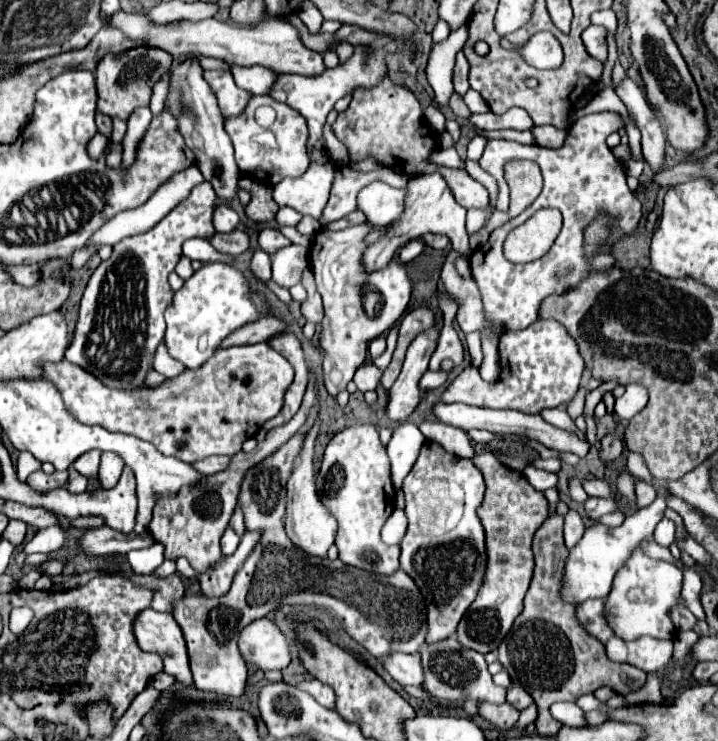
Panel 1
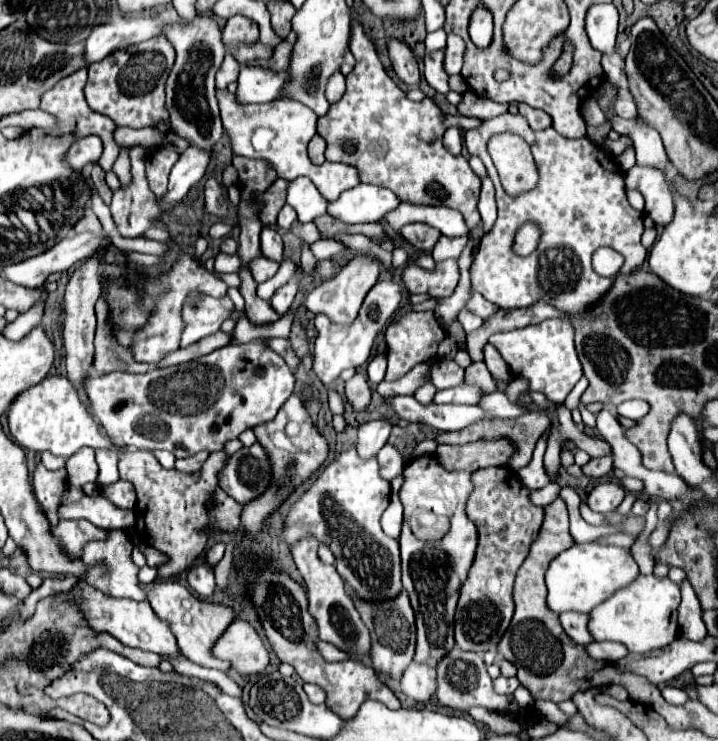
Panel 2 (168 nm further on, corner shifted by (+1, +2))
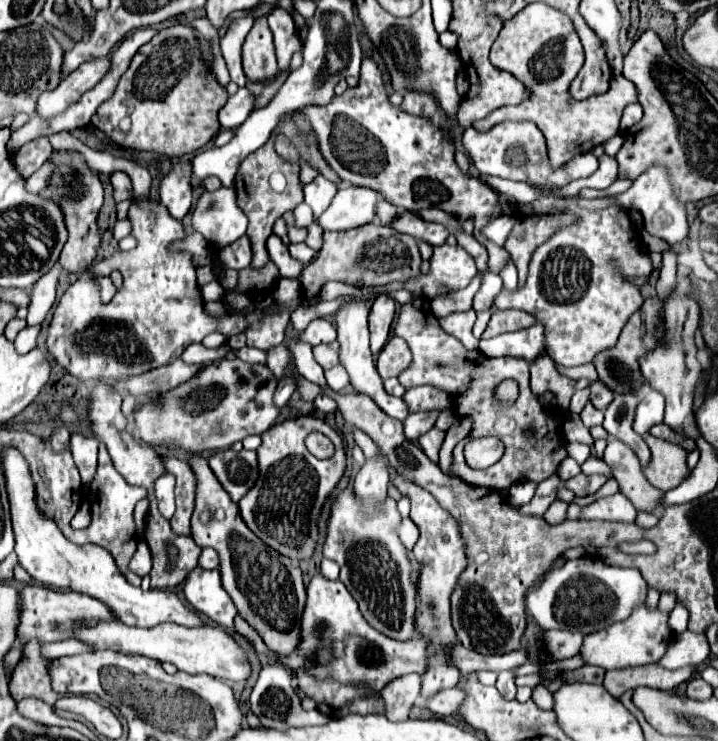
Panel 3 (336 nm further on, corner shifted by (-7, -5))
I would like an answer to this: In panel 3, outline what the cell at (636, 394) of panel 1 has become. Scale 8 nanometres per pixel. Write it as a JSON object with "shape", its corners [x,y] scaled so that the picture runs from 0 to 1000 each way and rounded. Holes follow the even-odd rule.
{"shape":[[[915,526],[898,529],[898,534],[893,537],[887,556],[884,556],[884,570],[882,570],[884,583],[898,588],[907,575],[921,572],[923,553],[926,553],[926,537],[921,534],[921,529],[915,529]]]}

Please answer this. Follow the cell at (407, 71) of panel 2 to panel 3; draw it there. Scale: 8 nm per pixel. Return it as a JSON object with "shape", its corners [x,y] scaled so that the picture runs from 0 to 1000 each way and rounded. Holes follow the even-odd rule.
{"shape":[[[564,124],[561,127],[564,135],[558,140],[561,148],[567,148],[570,154],[581,154],[581,157],[595,157],[603,159],[606,148],[609,148],[609,138],[603,135],[603,130],[597,124]]]}

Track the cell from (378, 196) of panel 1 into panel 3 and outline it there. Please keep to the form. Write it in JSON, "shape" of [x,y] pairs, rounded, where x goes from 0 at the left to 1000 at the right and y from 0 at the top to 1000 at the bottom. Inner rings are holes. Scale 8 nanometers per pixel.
{"shape":[[[478,251],[469,256],[469,265],[464,267],[464,275],[447,289],[444,302],[453,310],[489,310],[500,308],[503,302],[517,302],[525,294],[525,273],[531,265],[517,254],[497,254],[497,251]]]}

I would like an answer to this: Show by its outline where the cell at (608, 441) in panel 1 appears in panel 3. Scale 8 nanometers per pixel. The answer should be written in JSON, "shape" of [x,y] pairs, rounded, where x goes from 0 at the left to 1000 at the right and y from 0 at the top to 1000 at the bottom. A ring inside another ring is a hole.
{"shape":[[[806,640],[806,642],[801,642],[798,648],[790,648],[787,656],[790,656],[792,661],[798,661],[804,669],[818,669],[818,667],[831,664],[843,650],[845,650],[845,642],[834,642],[834,640],[829,640],[829,642]]]}

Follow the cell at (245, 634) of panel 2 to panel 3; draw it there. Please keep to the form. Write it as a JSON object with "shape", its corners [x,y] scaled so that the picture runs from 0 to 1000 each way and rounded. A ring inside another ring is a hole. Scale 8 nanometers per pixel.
{"shape":[[[160,837],[160,839],[141,839],[132,848],[118,848],[116,842],[110,842],[104,848],[104,861],[130,869],[132,877],[160,877],[160,880],[174,880],[174,883],[208,885],[221,893],[238,893],[249,904],[263,907],[263,910],[291,910],[308,918],[341,920],[352,907],[338,869],[330,866],[308,845],[258,848],[258,845],[230,839],[216,848],[188,848],[188,845],[174,845]]]}

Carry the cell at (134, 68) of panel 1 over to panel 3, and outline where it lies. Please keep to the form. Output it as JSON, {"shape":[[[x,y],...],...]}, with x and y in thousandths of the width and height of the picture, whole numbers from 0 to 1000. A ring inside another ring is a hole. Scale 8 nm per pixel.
{"shape":[[[255,32],[224,38],[221,46],[208,59],[196,62],[182,78],[182,86],[169,100],[157,130],[135,146],[127,167],[152,181],[155,189],[171,200],[210,202],[230,208],[233,213],[272,205],[288,197],[291,189],[305,178],[308,170],[302,162],[302,151],[316,138],[316,124],[302,113],[302,108],[291,108],[288,116],[283,111],[286,108],[280,108],[280,67],[274,65],[272,40]]]}

